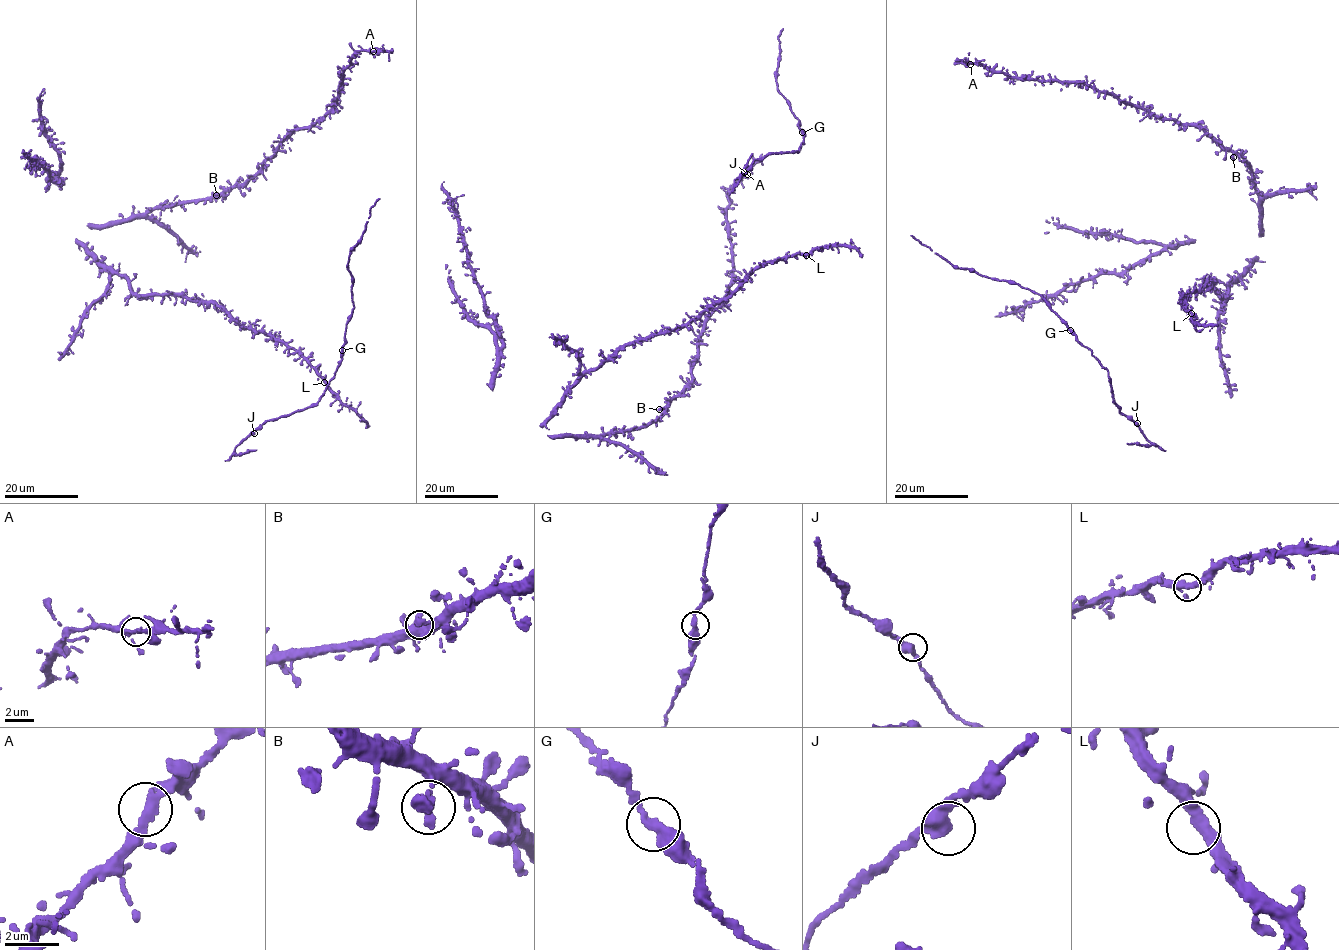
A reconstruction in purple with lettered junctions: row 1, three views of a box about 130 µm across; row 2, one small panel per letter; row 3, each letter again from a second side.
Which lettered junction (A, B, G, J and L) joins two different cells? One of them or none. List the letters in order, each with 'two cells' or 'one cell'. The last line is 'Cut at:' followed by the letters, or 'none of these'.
A: one cell
B: one cell
G: one cell
J: one cell
L: one cell
Cut at: none of these

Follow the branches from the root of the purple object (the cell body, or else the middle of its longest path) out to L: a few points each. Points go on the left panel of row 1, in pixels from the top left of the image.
L: (136, 293), (167, 294), (213, 303), (239, 323), (296, 350), (324, 382)

